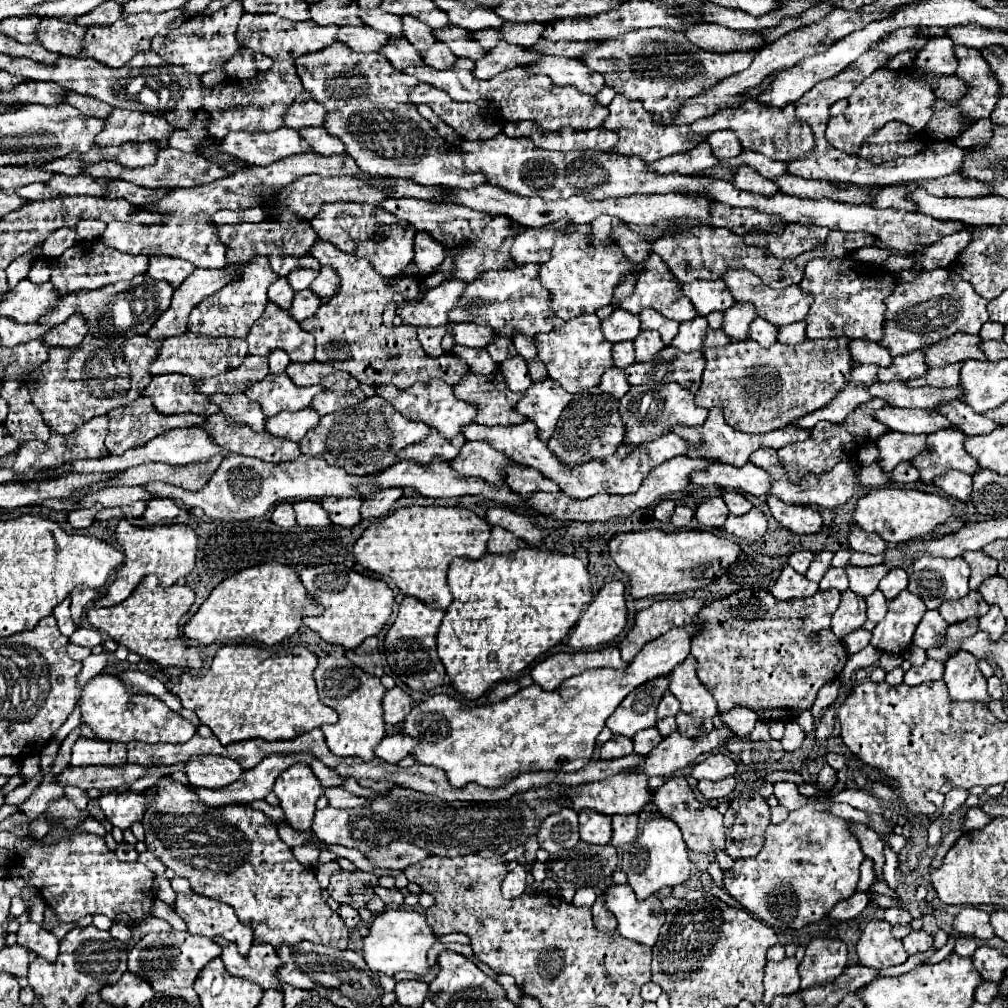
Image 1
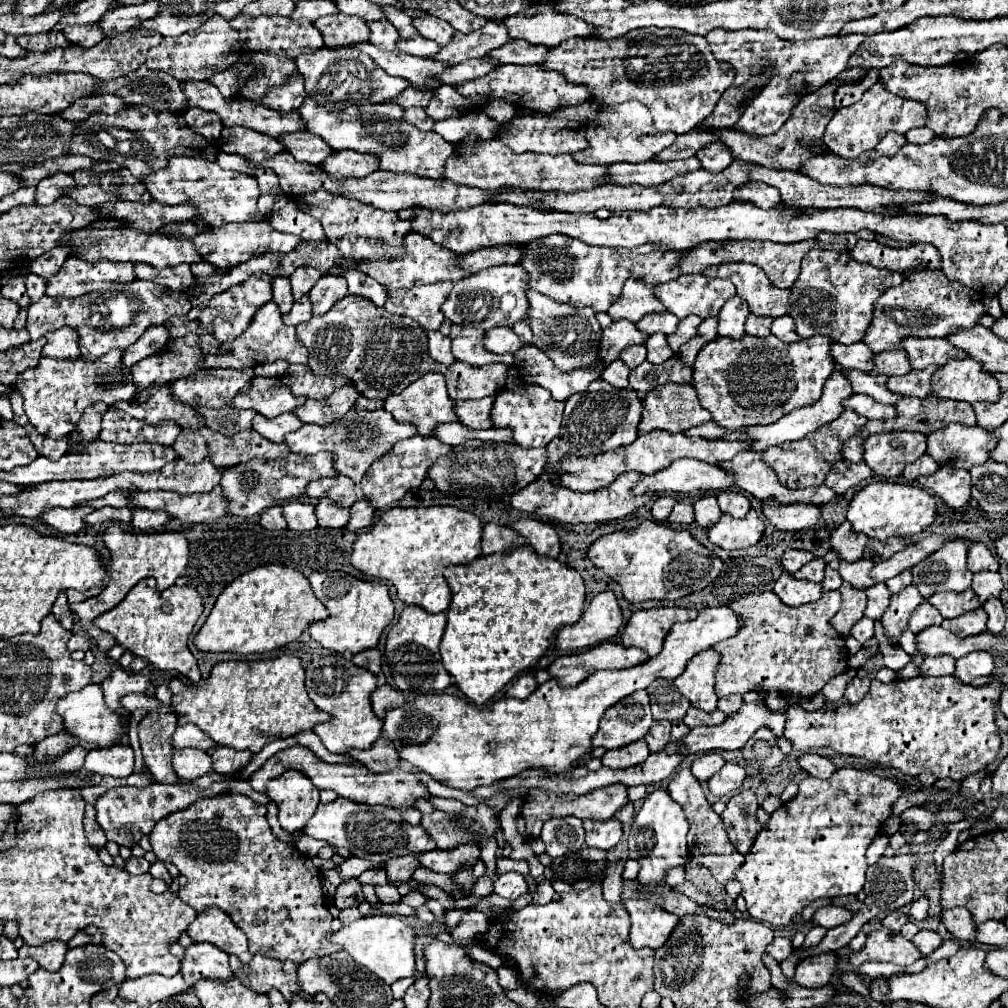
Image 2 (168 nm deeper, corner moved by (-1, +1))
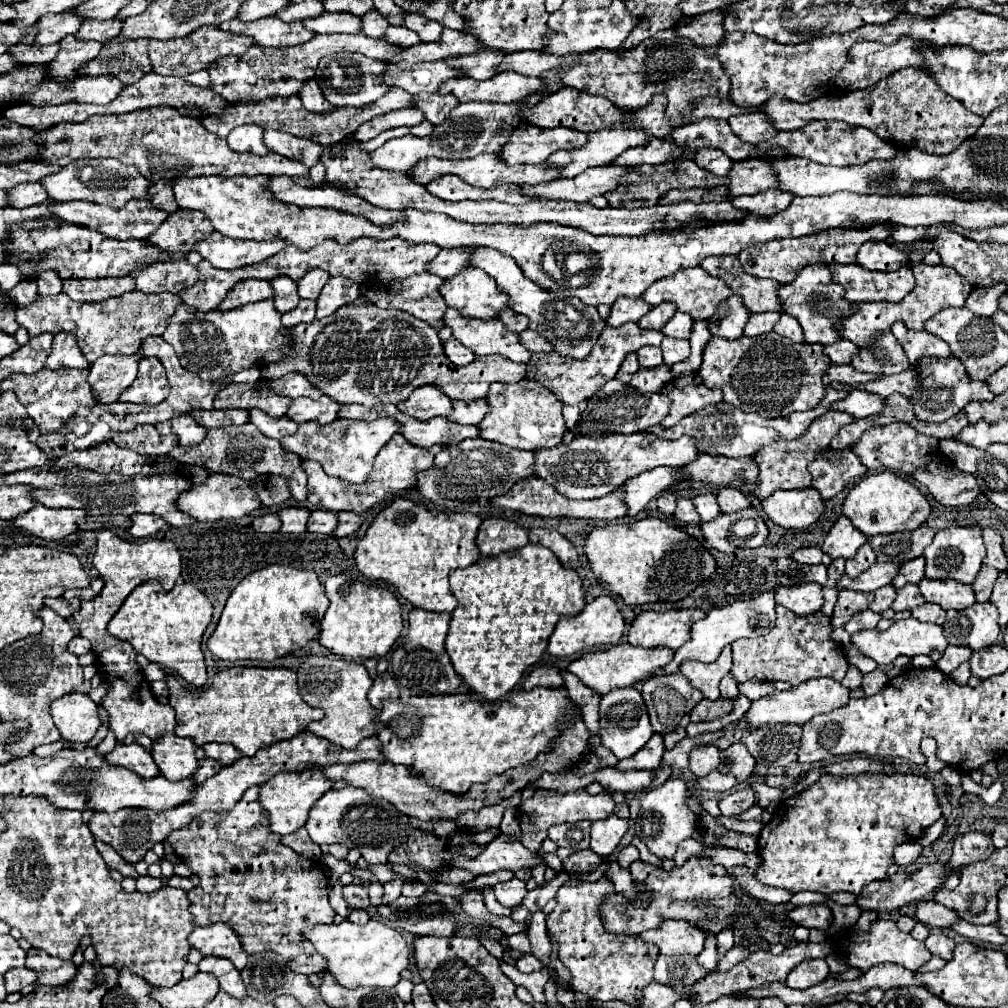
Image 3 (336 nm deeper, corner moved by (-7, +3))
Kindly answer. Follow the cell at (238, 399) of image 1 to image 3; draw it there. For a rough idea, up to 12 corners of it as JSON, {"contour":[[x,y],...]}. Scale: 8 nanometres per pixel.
{"contour":[[197,410],[191,416],[205,428],[241,426],[245,410]]}

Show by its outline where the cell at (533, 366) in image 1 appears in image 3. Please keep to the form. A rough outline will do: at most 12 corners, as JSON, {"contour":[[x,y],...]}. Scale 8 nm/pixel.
{"contour":[[635,322],[601,332],[585,360],[533,352],[527,378],[581,406],[627,354],[659,346]]}

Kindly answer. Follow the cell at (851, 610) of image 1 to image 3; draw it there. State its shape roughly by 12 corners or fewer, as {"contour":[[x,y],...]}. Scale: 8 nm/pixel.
{"contour":[[843,588],[831,624],[845,626],[853,614],[867,610],[863,592]]}

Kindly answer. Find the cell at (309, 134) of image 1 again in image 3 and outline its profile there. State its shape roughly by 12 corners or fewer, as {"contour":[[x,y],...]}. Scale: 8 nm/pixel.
{"contour":[[265,130],[263,142],[273,152],[313,168],[323,144]]}

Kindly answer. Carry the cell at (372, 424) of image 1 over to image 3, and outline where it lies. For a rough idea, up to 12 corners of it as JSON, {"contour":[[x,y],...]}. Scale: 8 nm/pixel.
{"contour":[[391,416],[303,422],[281,446],[363,484],[399,430]]}

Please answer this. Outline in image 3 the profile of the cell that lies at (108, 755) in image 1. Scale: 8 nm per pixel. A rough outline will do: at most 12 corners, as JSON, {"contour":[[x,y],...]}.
{"contour":[[137,742],[117,744],[105,754],[115,766],[125,766],[143,778],[159,774],[153,756]]}

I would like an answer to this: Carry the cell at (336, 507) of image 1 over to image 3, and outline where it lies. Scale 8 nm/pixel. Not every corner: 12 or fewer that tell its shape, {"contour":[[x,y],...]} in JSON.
{"contour":[[313,510],[307,522],[309,532],[333,534],[337,514]]}

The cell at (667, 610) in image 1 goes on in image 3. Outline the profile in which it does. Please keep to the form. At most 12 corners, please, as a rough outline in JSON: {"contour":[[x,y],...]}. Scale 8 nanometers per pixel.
{"contour":[[697,608],[645,610],[627,640],[641,648],[677,650],[689,640]]}

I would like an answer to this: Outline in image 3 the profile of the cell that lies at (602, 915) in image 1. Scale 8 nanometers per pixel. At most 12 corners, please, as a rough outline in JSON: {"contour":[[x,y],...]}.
{"contour":[[633,844],[625,846],[617,856],[621,868],[639,860],[639,850]]}

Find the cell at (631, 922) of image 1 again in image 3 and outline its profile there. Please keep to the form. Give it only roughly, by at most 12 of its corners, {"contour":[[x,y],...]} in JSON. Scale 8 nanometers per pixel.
{"contour":[[663,920],[639,938],[667,956],[697,956],[703,932],[685,920]]}

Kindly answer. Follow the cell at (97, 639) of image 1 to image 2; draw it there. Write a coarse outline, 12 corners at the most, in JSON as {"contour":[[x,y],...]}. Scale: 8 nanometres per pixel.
{"contour":[[73,634],[67,648],[91,650],[91,640],[87,636]]}

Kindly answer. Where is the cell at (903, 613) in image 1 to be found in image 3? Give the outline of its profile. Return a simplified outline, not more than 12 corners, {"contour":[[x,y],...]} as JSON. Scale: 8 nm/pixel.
{"contour":[[917,584],[897,590],[893,610],[911,610],[925,604]]}

